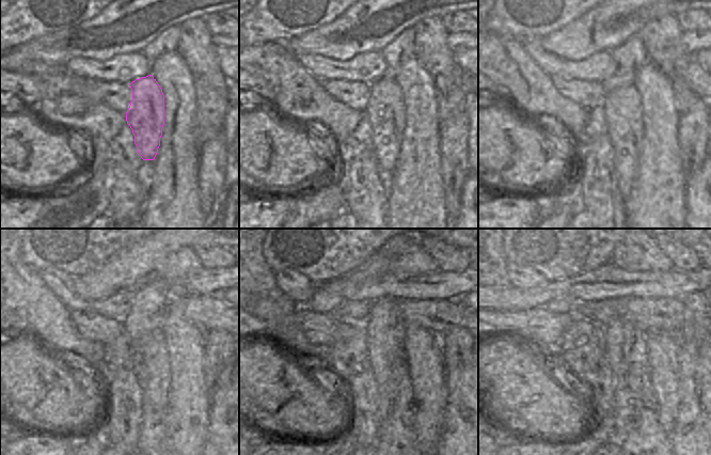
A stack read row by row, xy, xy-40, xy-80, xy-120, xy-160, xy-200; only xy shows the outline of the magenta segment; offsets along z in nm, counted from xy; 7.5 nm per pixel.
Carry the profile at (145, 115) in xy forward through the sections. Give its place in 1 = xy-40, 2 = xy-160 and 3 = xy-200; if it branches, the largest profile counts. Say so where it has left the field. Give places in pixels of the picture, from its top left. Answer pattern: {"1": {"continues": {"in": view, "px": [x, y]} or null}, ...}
{"1": {"continues": {"in": "xy-40", "px": [385, 112]}}, "2": {"continues": {"in": "xy-160", "px": [398, 445]}}, "3": {"continues": {"in": "xy-200", "px": [648, 445]}}}

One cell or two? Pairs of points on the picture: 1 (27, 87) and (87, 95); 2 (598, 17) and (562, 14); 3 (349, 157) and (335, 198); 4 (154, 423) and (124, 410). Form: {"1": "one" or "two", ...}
{"1": "one", "2": "two", "3": "two", "4": "two"}

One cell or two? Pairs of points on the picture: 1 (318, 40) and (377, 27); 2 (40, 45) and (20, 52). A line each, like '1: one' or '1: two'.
1: one
2: one

